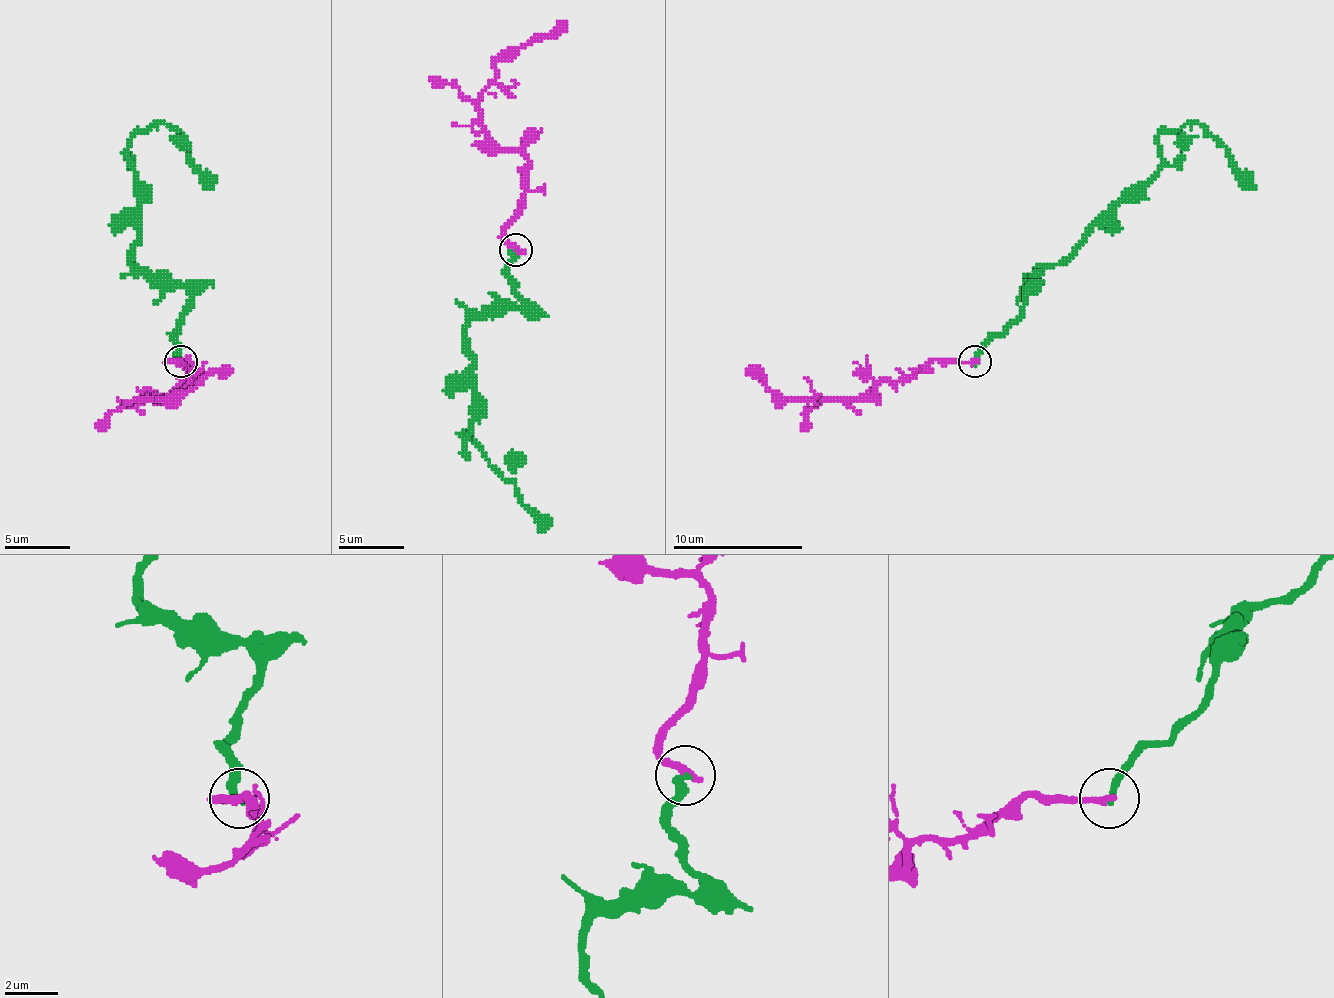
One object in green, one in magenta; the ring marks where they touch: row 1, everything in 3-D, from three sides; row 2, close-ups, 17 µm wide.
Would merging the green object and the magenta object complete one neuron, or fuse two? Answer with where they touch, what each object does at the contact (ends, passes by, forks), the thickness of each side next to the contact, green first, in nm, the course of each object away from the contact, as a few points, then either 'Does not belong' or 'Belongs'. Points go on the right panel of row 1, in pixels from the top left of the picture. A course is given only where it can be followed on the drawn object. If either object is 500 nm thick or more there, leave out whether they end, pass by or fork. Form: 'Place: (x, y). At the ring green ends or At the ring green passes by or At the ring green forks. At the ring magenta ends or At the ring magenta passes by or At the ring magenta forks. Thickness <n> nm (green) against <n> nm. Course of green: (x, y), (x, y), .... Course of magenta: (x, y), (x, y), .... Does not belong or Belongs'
Place: (974, 362). At the ring green ends. At the ring magenta ends. Thickness 300 nm (green) against 300 nm. Course of green: (975, 362), (985, 343), (1020, 313), (1033, 280), (1151, 175), (1161, 162), (1158, 136), (1197, 124), (1255, 189). Course of magenta: (975, 362), (936, 359), (860, 398), (778, 398), (759, 375), (746, 369). Does not belong

